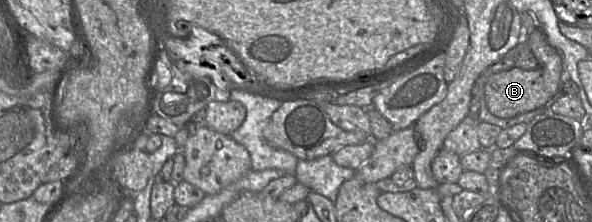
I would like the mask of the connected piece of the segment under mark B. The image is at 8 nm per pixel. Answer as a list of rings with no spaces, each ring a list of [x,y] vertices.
[[[541,28],[524,35],[523,41],[538,60],[538,69],[524,70],[513,67],[485,77],[484,99],[489,111],[499,118],[513,118],[537,108],[548,107],[562,92],[565,70],[561,55],[548,41]]]

